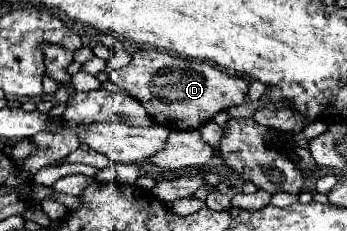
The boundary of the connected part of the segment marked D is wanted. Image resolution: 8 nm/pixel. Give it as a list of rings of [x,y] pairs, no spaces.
[[[139,48],[129,66],[113,70],[109,80],[137,98],[151,118],[169,130],[195,130],[215,118],[217,112],[239,106],[247,100],[249,82],[231,76],[209,62],[193,58],[177,58],[169,52]]]

